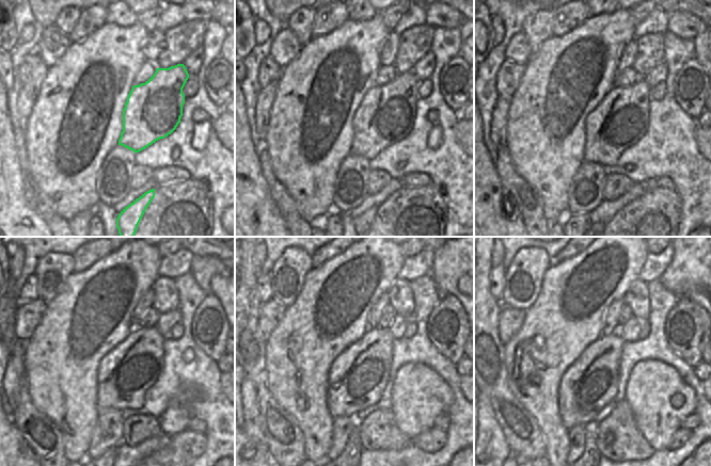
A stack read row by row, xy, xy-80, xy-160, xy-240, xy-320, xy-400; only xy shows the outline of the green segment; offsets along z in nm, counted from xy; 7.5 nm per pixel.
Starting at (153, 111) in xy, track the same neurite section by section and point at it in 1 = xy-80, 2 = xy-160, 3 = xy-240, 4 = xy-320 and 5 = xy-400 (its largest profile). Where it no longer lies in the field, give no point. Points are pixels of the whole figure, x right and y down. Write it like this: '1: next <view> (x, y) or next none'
1: next xy-80 (385, 115)
2: next xy-160 (620, 119)
3: next xy-240 (125, 373)
4: next xy-320 (357, 378)
5: next xy-400 (590, 382)

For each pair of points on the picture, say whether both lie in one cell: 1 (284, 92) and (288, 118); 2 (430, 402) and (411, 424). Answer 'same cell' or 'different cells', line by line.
1: same cell
2: same cell

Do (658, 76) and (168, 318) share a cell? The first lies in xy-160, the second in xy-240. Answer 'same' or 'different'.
same

